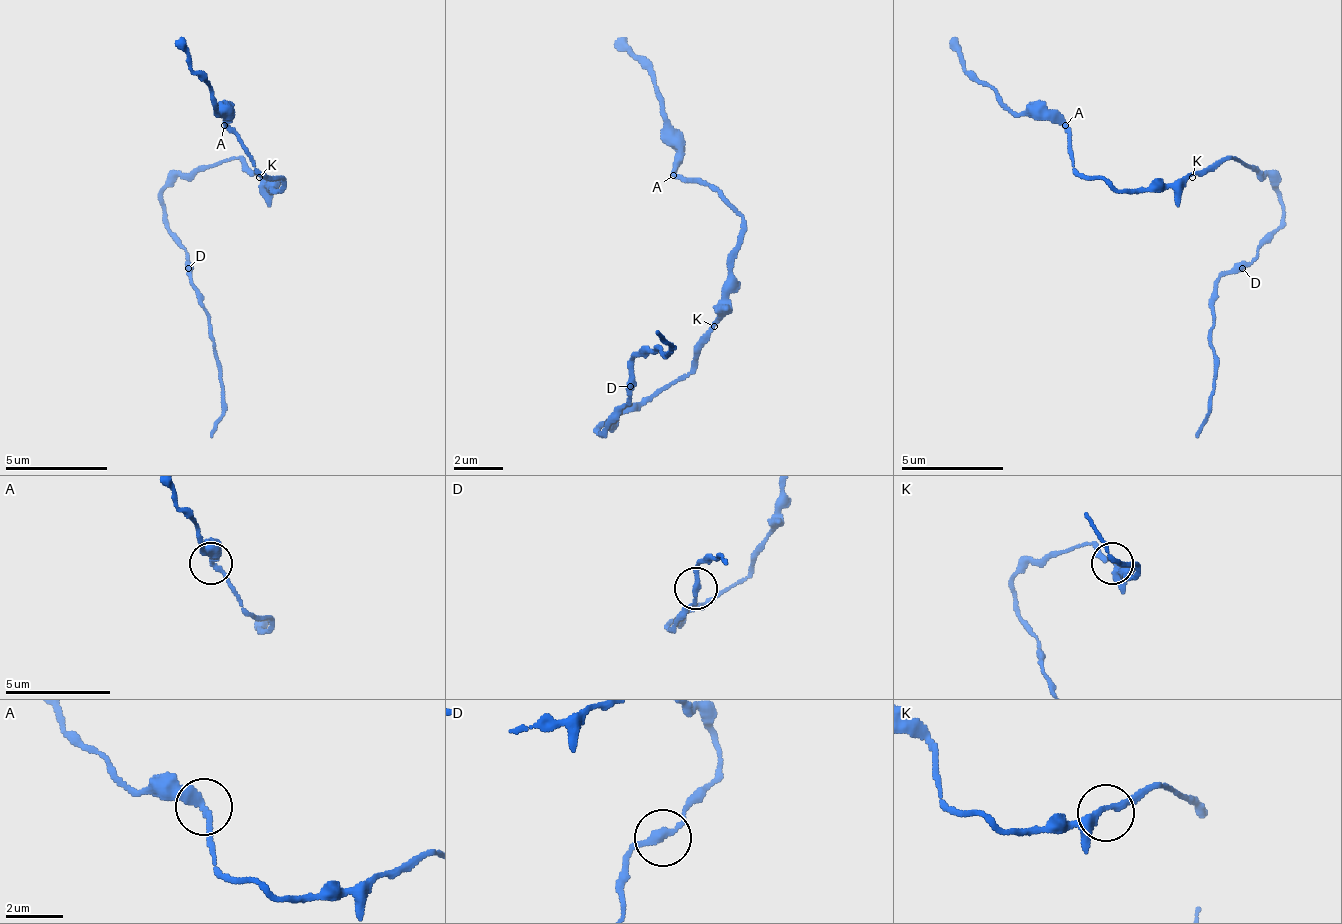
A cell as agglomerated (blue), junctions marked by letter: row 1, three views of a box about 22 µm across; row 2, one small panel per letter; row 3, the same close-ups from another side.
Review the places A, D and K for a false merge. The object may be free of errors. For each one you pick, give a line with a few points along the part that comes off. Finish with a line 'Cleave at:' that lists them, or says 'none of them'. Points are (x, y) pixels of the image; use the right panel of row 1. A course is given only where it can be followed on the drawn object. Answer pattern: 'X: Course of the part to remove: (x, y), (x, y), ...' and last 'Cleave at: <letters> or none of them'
Cleave at: none of them

